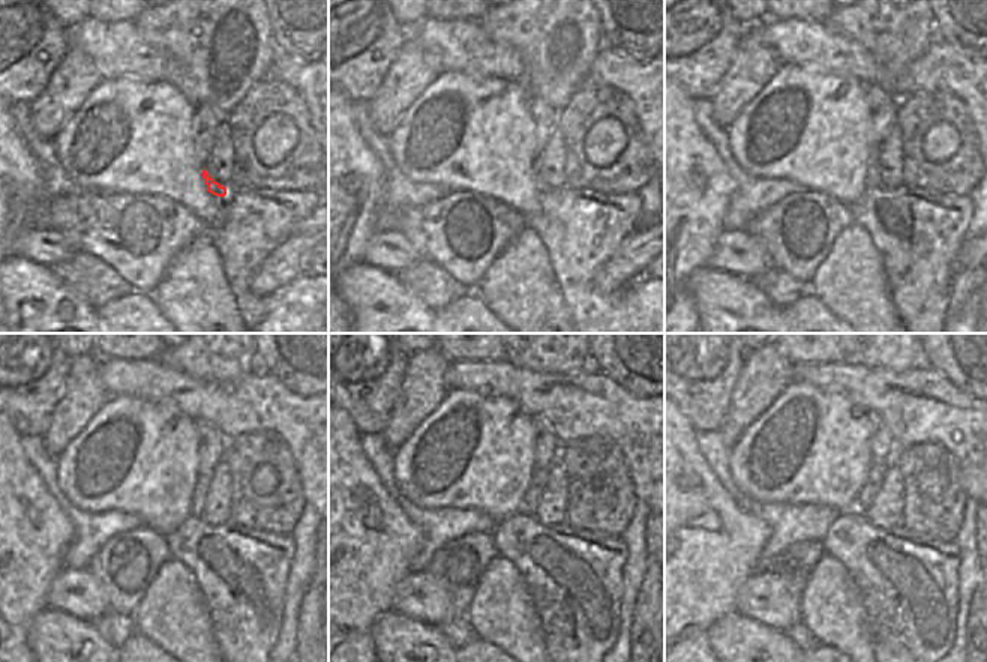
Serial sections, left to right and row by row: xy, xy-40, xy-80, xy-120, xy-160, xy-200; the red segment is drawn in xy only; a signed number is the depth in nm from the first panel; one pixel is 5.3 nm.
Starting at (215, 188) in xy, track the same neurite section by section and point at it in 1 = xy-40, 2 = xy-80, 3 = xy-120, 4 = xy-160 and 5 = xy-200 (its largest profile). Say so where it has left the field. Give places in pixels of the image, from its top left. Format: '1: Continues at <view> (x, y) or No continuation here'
1: Continues at xy-40 (542, 186)
2: Continues at xy-80 (872, 174)
3: Continues at xy-120 (201, 487)
4: Continues at xy-160 (539, 479)
5: Continues at xy-200 (875, 478).

